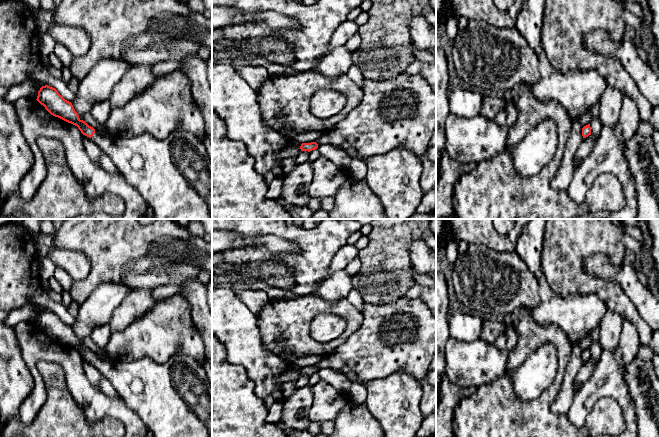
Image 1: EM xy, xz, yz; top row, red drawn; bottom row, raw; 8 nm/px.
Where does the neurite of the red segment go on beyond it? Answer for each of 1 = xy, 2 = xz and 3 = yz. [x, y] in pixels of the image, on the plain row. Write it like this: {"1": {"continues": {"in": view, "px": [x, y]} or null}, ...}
{"1": {"continues": {"in": "xy", "px": [173, 399]}}, "2": {"continues": null}, "3": {"continues": null}}

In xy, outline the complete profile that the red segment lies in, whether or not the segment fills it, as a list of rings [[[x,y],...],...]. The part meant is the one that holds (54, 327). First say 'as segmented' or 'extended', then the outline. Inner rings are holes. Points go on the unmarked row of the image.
extended | [[[48,309],[42,310],[36,324],[51,339],[77,350],[83,359],[97,368],[102,376],[110,381],[126,406],[139,416],[154,437],[212,437],[212,387],[203,363],[182,354],[170,357],[165,363],[156,363],[149,358],[132,362],[105,361],[81,344],[72,327],[65,324],[55,312]]]

